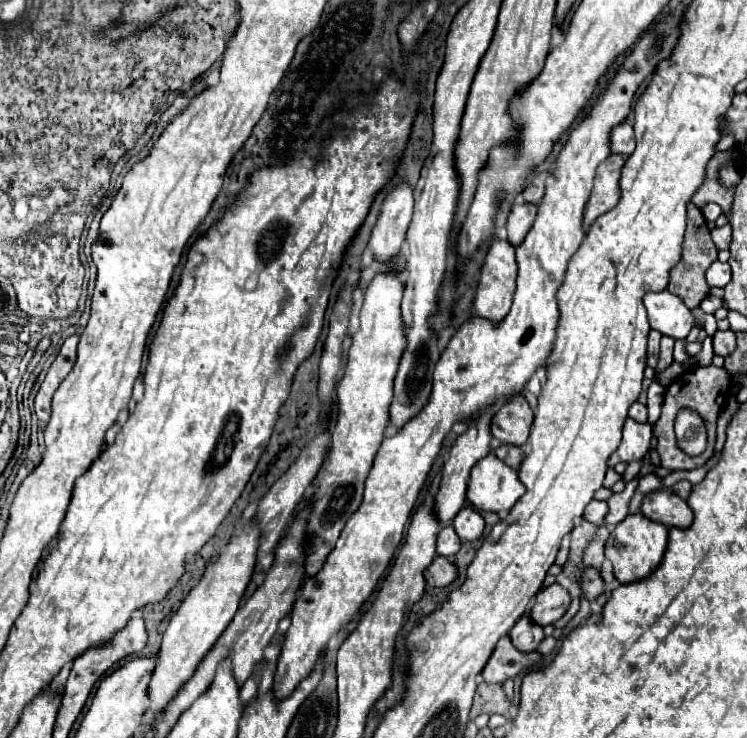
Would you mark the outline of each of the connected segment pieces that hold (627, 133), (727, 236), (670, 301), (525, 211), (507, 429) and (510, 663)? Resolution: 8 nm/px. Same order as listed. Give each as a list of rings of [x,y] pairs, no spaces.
[[[623,121],[621,125],[615,125],[615,129],[611,131],[611,151],[621,155],[631,155],[633,149],[635,149],[635,137],[631,123]]]
[[[729,223],[725,227],[715,227],[711,231],[711,235],[713,235],[713,241],[715,241],[719,251],[729,249],[729,245],[731,245],[731,225]]]
[[[659,291],[659,293],[647,293],[643,297],[651,329],[661,331],[663,335],[685,339],[695,325],[695,317],[687,305],[679,297],[675,297],[671,291]]]
[[[515,203],[511,209],[511,215],[507,219],[507,241],[513,245],[519,245],[525,235],[529,233],[533,221],[537,217],[537,205],[531,203]]]
[[[519,395],[509,399],[491,419],[491,433],[501,443],[523,445],[529,439],[529,431],[533,425],[533,411],[527,401]]]
[[[505,635],[493,649],[487,665],[483,667],[481,677],[489,685],[503,685],[509,677],[517,677],[521,671],[527,671],[537,663],[541,663],[541,653],[519,651],[511,643],[511,637]]]

